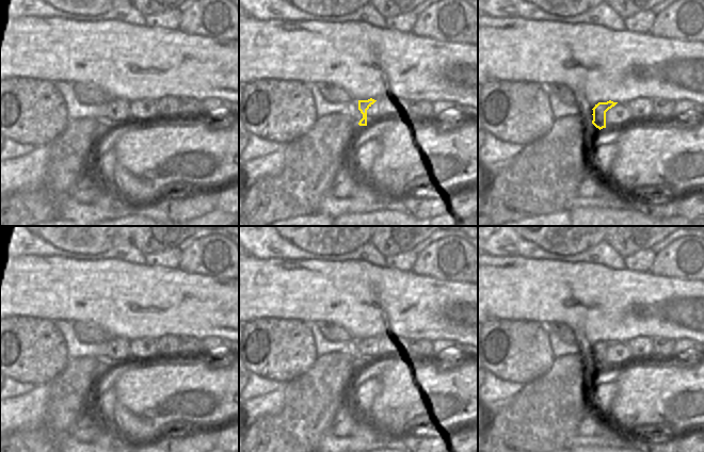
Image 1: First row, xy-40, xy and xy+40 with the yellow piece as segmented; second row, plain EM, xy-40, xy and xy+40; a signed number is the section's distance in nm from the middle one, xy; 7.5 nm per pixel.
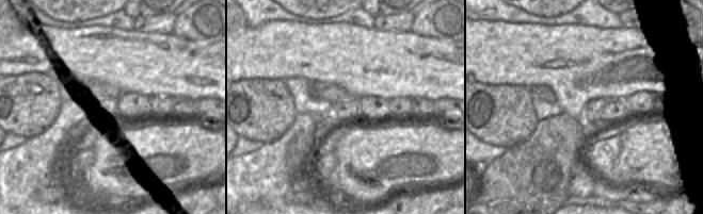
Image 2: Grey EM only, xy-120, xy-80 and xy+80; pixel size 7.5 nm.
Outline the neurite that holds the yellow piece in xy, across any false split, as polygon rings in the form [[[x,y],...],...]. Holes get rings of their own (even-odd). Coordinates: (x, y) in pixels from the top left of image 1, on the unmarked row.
[[[372,337],[368,339],[351,339],[346,346],[346,354],[351,356],[356,365],[367,365],[367,349],[375,340]]]

